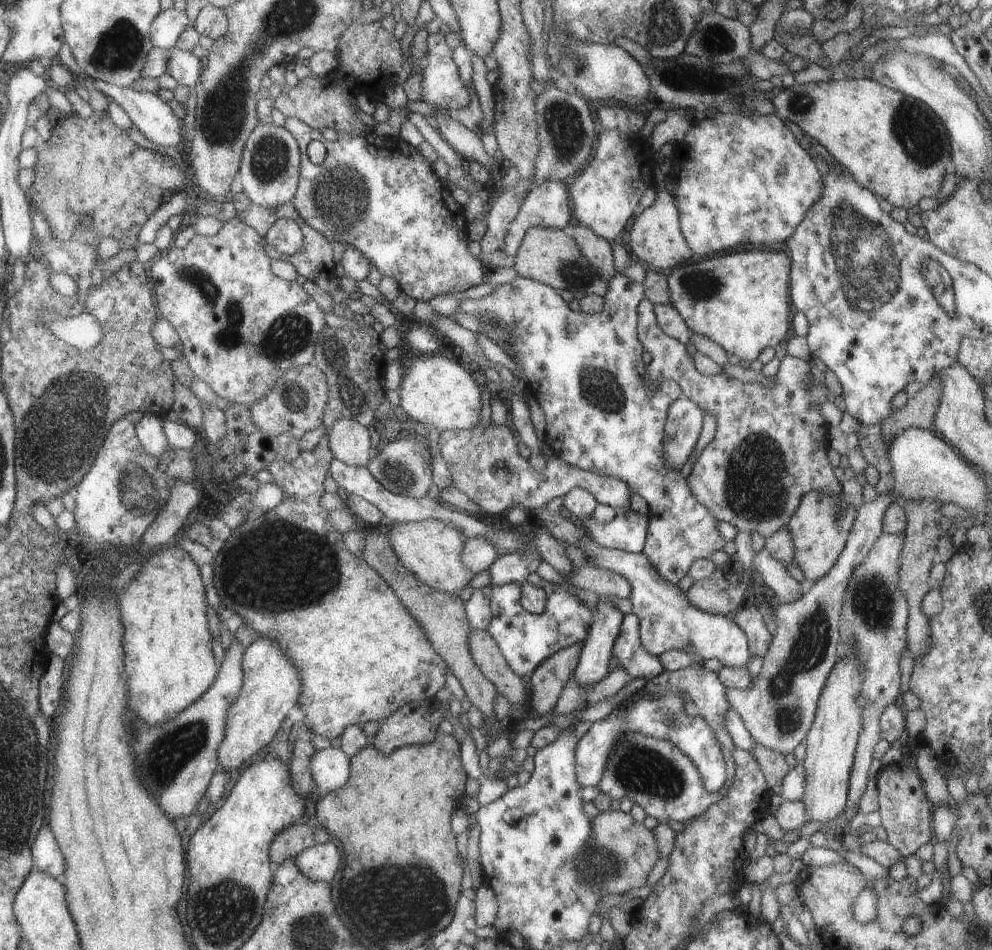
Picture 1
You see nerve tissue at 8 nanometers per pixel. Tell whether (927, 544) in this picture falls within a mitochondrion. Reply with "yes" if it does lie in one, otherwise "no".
no

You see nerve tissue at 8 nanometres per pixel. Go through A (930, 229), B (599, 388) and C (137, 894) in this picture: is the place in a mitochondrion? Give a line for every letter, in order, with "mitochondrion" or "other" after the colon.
A: other
B: mitochondrion
C: other

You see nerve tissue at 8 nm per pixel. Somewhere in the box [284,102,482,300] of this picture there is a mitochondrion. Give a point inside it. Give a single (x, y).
(343, 196)

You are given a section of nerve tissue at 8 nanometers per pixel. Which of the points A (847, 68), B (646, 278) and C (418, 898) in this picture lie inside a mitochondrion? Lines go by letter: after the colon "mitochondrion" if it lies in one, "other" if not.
A: other
B: other
C: mitochondrion

